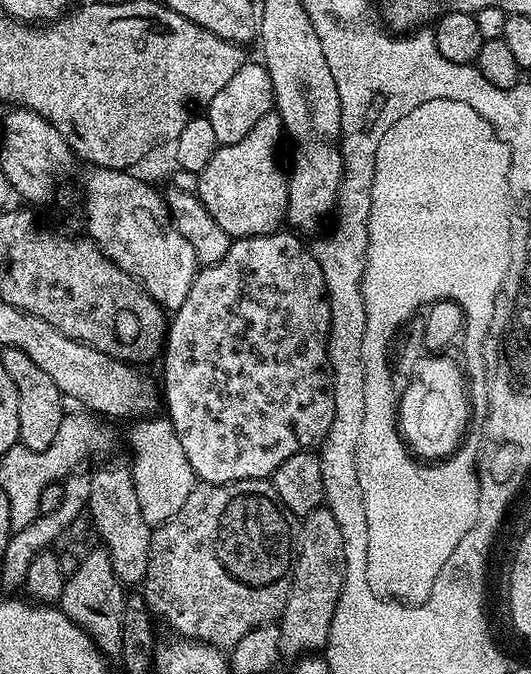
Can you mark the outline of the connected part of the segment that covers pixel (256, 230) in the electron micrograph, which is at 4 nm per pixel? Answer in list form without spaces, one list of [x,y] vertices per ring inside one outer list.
[[[273,110],[255,124],[254,130],[250,130],[246,138],[233,144],[219,145],[214,158],[210,158],[210,162],[206,162],[206,166],[199,172],[200,181],[195,193],[206,210],[210,210],[210,218],[214,218],[214,222],[218,222],[218,226],[222,226],[228,236],[239,238],[270,234],[285,223],[288,215],[288,177],[285,165],[280,165],[280,144],[282,148],[280,116]]]

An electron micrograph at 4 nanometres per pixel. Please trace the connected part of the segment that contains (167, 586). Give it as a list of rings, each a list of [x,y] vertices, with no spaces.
[[[271,479],[239,480],[229,484],[200,482],[193,487],[190,498],[186,498],[186,502],[182,502],[182,510],[178,510],[178,514],[174,514],[164,524],[152,528],[148,565],[142,581],[142,595],[148,603],[148,610],[153,617],[157,621],[165,620],[176,631],[173,633],[190,640],[201,640],[204,644],[213,644],[215,648],[221,650],[230,650],[235,644],[242,642],[242,638],[246,638],[246,634],[250,634],[258,626],[279,621],[280,616],[284,613],[286,598],[290,594],[293,563],[294,517],[278,498]]]

